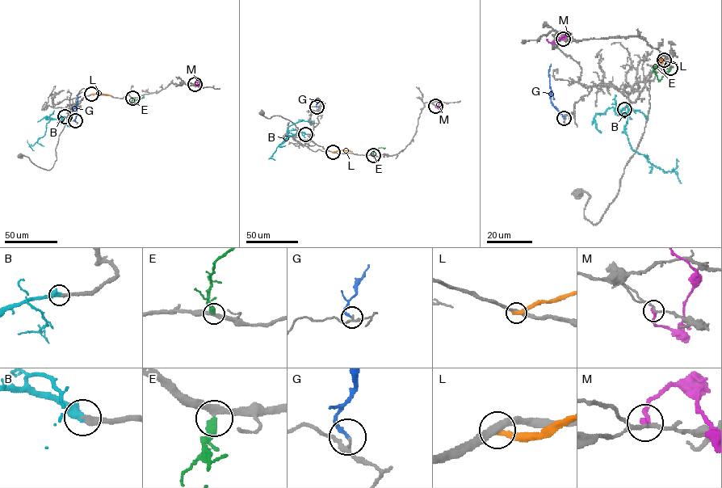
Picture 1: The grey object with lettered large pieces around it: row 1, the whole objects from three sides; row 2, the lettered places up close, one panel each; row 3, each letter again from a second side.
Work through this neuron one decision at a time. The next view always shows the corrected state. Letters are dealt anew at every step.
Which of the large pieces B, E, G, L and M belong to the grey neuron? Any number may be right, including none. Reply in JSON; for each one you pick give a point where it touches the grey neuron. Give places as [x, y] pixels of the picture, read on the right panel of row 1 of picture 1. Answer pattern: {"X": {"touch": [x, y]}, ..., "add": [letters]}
{"B": {"touch": [624, 109]}, "add": ["B"]}

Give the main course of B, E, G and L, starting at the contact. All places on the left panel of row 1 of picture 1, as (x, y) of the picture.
B: (65, 116), (51, 119), (47, 123), (45, 134), (32, 145), (29, 145), (33, 151)
E: (132, 98), (132, 103), (144, 96)
G: (75, 120), (77, 101), (81, 96)
L: (91, 94), (111, 95)

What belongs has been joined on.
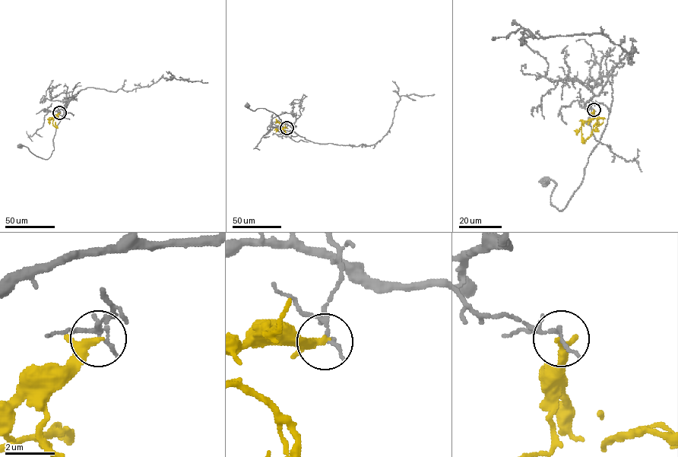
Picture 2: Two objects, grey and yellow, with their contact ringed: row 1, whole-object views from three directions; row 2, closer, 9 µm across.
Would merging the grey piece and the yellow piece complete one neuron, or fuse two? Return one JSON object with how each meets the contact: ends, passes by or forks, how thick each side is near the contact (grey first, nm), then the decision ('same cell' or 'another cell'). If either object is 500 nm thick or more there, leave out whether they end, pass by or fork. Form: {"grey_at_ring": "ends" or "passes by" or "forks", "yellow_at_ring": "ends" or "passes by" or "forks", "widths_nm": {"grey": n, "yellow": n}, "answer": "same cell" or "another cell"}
{"grey_at_ring": "ends", "yellow_at_ring": "passes by", "widths_nm": {"grey": 190, "yellow": 240}, "answer": "another cell"}

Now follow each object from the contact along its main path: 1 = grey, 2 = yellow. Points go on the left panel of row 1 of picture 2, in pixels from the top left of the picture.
1: (59, 112), (71, 99), (56, 128), (49, 158), (20, 146)
2: (59, 112), (53, 119), (52, 125), (56, 127), (55, 122)

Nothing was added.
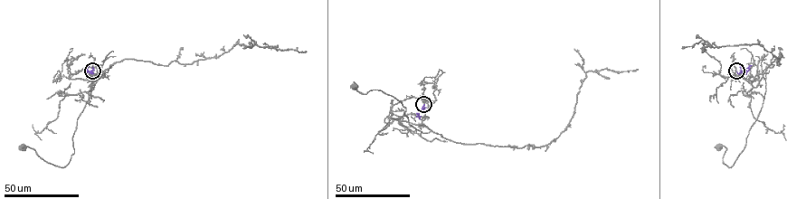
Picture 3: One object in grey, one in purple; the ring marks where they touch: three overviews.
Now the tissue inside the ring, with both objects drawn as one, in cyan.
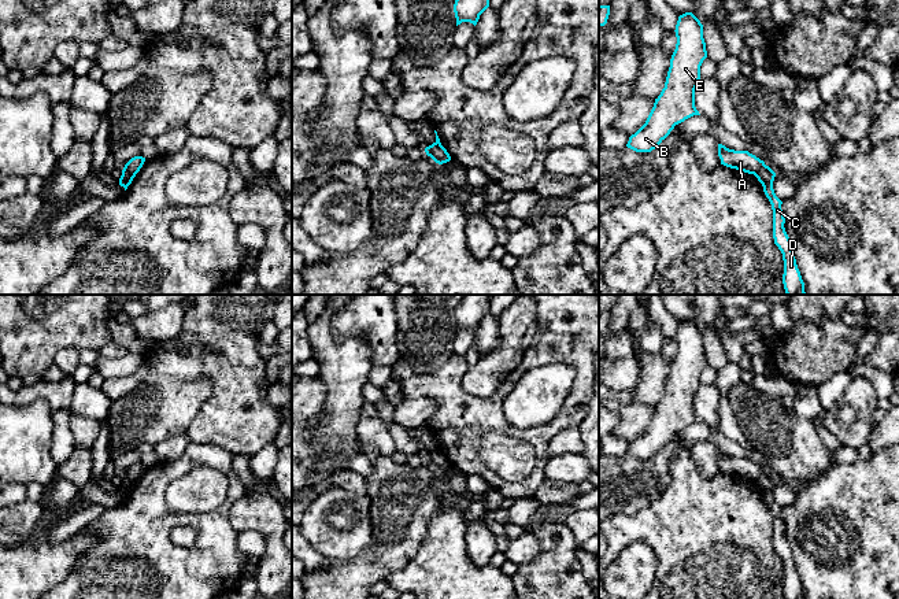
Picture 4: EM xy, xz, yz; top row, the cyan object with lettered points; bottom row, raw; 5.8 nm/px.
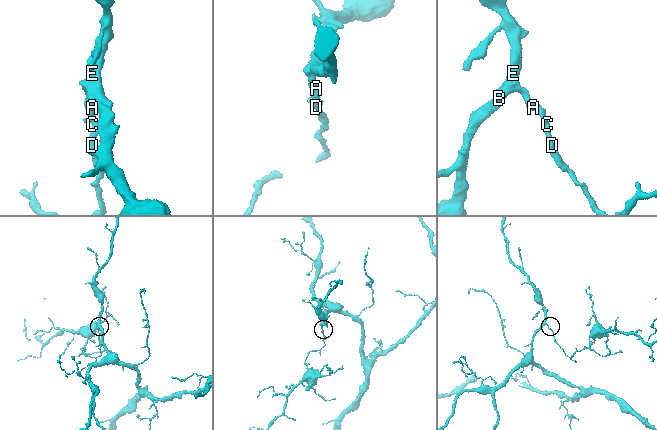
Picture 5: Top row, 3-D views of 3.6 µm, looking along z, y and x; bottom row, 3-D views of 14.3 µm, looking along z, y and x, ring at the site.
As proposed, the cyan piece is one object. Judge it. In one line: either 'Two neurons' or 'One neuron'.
Two neurons

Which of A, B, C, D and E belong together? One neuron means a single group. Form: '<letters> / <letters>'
A B E / C D

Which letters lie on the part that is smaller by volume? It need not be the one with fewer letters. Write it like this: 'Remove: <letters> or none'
Remove: C, D

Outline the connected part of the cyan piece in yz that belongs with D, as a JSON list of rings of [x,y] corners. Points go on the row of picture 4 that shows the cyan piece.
[[[763,166],[755,177],[763,186],[763,192],[769,199],[773,210],[773,239],[774,244],[783,254],[784,260],[784,274],[783,284],[787,295],[806,295],[804,282],[802,280],[800,271],[793,256],[791,240],[785,232],[784,223],[785,218],[781,210],[783,201],[776,196],[773,189],[773,181],[776,173],[769,167]]]

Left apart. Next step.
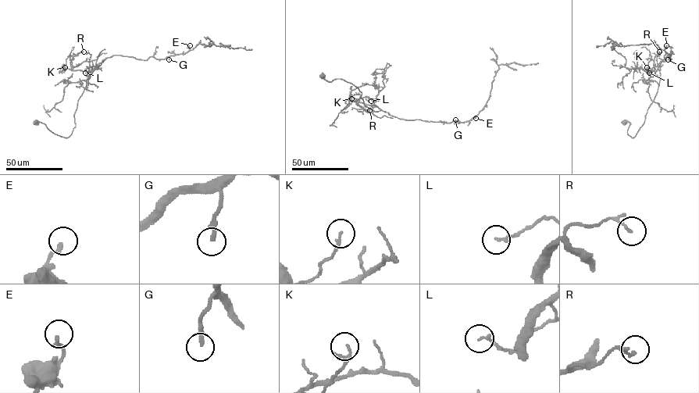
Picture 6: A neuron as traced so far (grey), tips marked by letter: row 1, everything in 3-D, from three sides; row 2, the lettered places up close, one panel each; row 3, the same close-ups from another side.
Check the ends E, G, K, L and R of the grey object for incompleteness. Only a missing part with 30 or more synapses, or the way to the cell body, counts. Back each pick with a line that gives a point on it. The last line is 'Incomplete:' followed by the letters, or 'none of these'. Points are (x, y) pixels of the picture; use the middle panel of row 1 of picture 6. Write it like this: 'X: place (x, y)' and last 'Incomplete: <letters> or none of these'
Incomplete: none of these

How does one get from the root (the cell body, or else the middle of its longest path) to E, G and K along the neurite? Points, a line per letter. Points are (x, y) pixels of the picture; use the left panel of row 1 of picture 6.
E: (37, 123), (68, 137), (76, 126), (78, 100), (104, 59), (164, 58), (185, 54), (190, 45)
G: (37, 123), (69, 137), (76, 126), (78, 100), (94, 67), (104, 59), (119, 55), (169, 59)
K: (37, 123), (65, 137), (76, 126), (78, 100), (95, 69), (62, 70), (65, 67)

